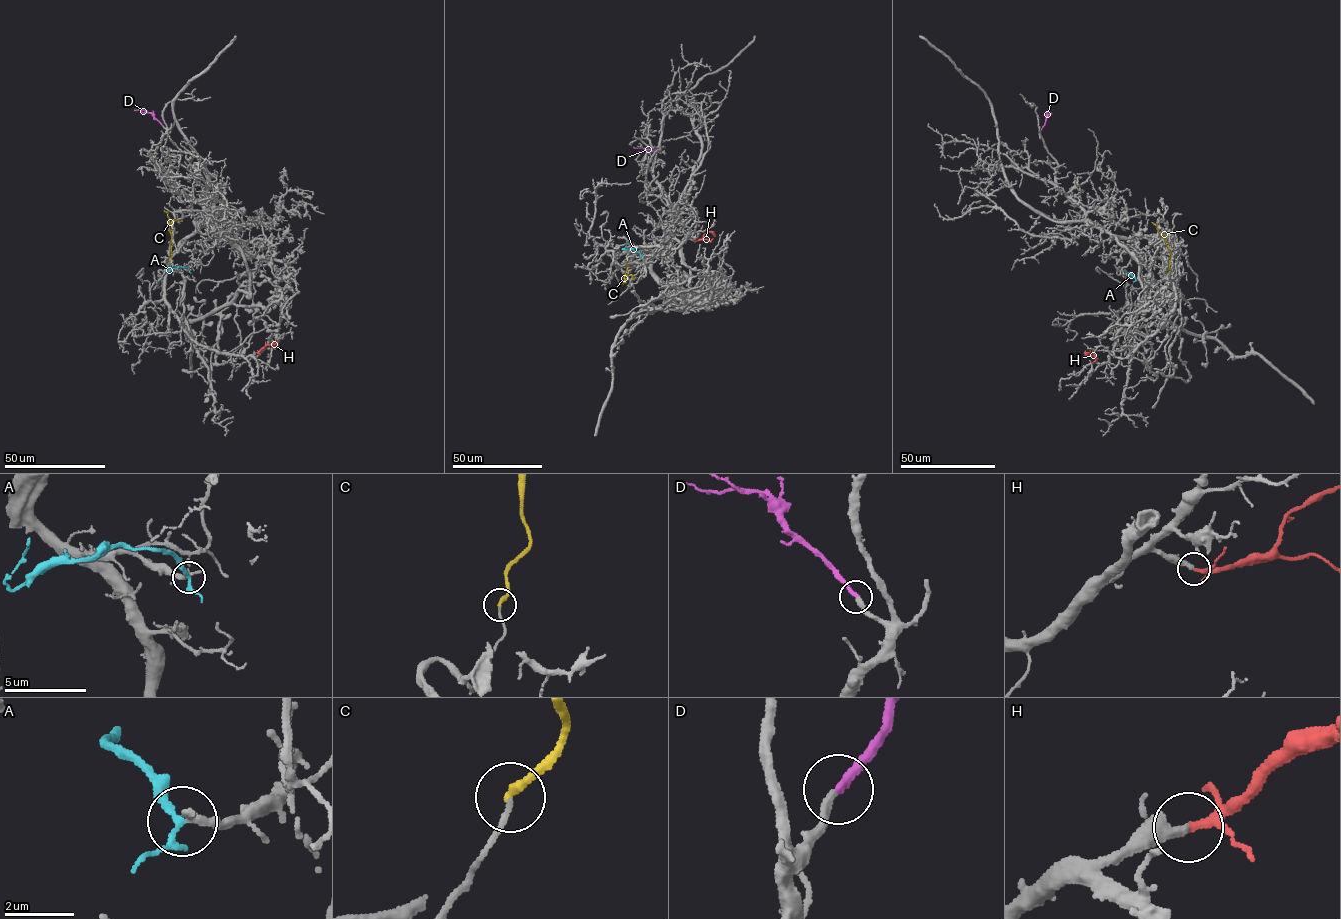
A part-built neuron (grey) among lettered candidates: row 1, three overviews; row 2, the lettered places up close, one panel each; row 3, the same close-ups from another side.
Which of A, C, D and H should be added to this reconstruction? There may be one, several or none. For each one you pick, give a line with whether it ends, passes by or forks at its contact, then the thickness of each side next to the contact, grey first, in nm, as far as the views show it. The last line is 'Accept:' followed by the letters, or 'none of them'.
A: it passes by; calibres 280 and 220 nm
D: it ends; calibres 260 and 280 nm
H: it passes by; calibres 360 and 190 nm
Accept: A, D, H

